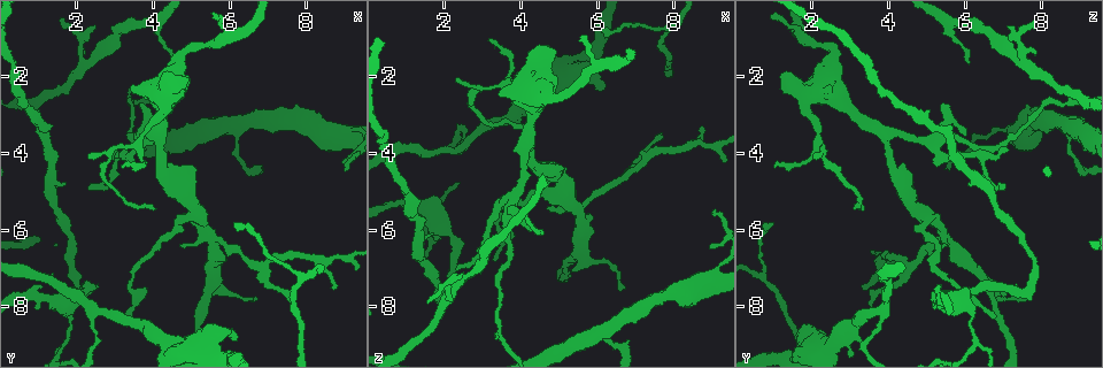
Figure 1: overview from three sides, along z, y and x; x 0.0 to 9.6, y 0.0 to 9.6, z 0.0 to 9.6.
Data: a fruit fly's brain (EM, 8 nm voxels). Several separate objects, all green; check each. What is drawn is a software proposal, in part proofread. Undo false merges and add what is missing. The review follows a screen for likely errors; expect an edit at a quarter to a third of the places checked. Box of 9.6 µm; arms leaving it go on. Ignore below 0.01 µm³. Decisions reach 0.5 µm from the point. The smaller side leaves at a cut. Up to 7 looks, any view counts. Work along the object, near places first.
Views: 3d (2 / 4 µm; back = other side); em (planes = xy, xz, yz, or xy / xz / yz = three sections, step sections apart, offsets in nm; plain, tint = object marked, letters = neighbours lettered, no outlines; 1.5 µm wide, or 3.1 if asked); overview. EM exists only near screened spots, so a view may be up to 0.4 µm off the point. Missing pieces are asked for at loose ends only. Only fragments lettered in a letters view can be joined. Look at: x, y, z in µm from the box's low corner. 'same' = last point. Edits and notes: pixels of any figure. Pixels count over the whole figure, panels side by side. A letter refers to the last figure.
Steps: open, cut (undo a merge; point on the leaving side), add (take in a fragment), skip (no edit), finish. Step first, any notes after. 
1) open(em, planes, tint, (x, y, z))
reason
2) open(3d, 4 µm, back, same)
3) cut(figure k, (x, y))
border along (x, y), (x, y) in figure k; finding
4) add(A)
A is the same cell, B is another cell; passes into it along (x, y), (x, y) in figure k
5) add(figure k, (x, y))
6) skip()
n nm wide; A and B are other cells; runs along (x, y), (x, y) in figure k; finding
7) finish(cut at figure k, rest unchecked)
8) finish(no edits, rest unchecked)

open(em, xy, step 4, letters, (7.70, 7.90, 3.55))
thin end

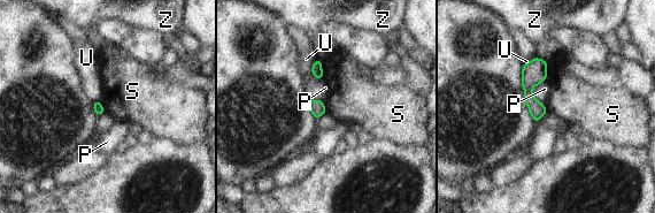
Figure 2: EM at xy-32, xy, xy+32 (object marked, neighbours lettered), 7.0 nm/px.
skip()
P, S, U and Z are other cells; border along (547, 61), (547, 76), (545, 81) in figure 2; none of them fits

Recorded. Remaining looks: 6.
open(3d, 2 µm, (4.60, 1.70, 6.10))
tapers out

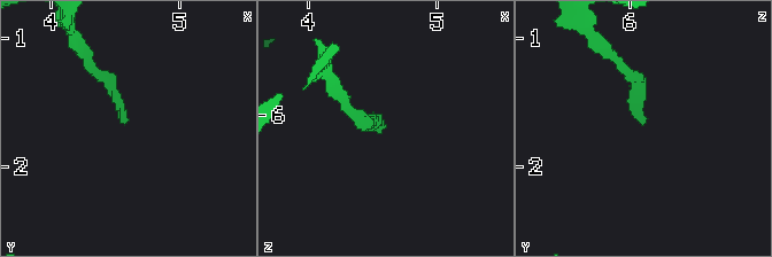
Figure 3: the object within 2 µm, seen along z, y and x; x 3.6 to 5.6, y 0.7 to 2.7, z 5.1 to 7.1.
open(em, planes, letters, (4.58, 1.64, 6.10))
now the EM

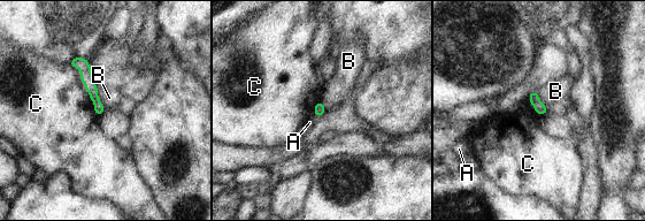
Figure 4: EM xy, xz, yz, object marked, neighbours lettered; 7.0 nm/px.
skip()
B touches over 160 nm; A, B and C are other cells; runs along (75, 61), (85, 70), (99, 111) in figure 4; none of them fits

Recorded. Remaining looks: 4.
open(em, planes, letters, (2.45, 8.15, 3.90))
abrupt turn

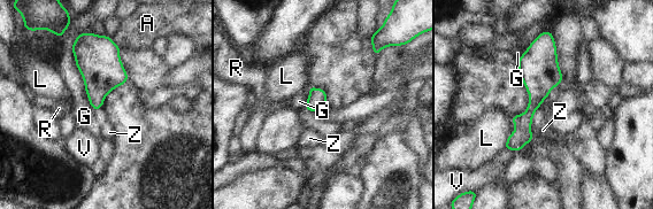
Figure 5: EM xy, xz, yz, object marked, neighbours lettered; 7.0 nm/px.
skip()
G touches over 550 nm; A, G, L, R, V and Z are other cells; runs along (548, 35), (538, 93), (520, 138) in figure 5; one cell here

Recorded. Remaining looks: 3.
finish(no edits, rest unchecked)

